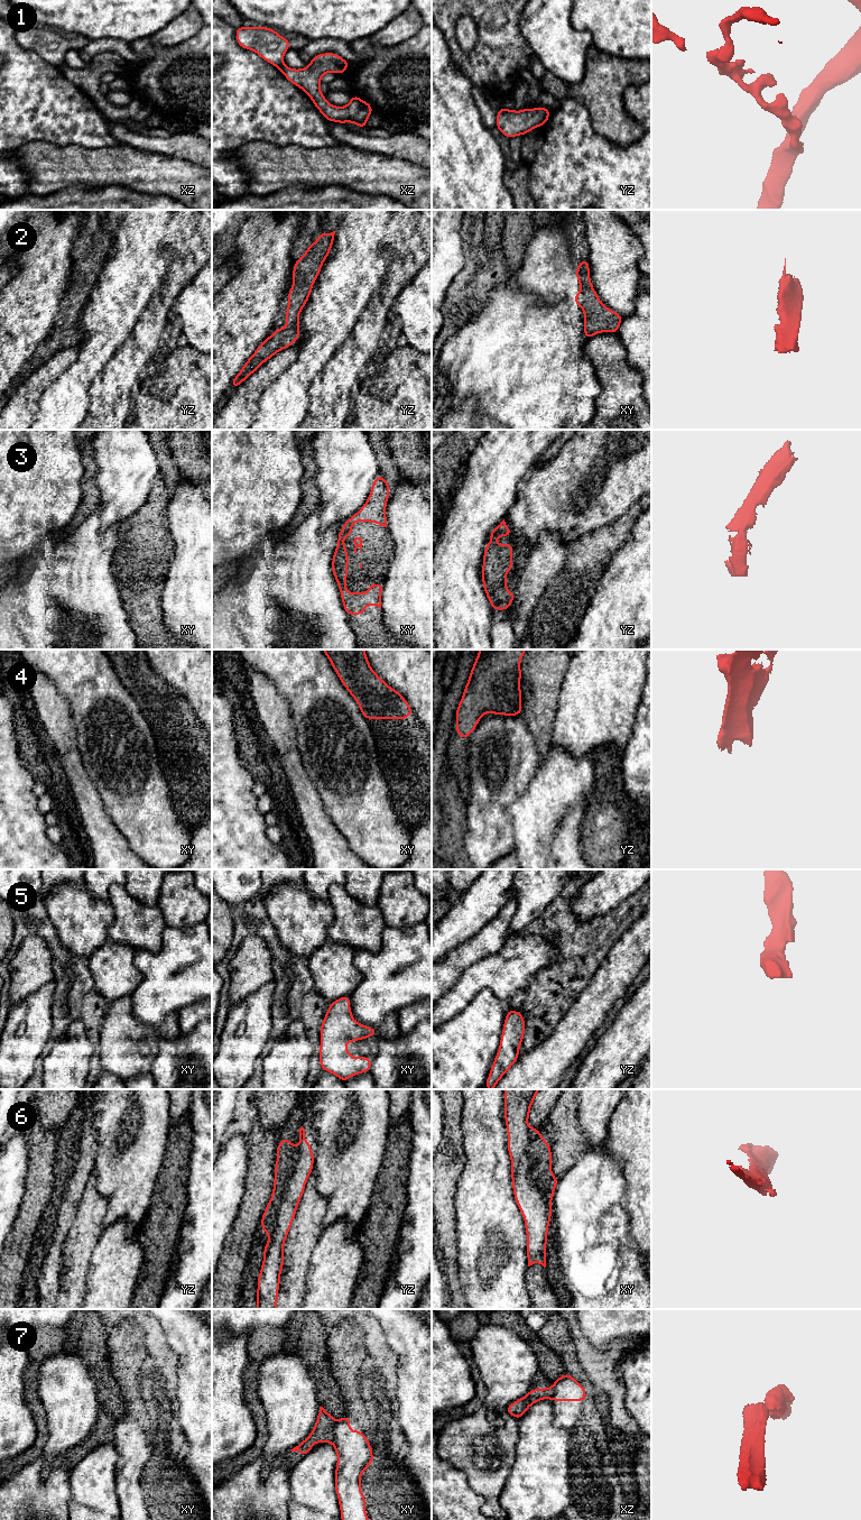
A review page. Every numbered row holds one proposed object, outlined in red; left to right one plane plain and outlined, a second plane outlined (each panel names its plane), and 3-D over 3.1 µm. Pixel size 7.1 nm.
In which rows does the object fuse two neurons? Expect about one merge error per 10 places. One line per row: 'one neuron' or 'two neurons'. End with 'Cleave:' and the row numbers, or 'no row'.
1: one neuron
2: one neuron
3: one neuron
4: one neuron
5: one neuron
6: one neuron
7: two neurons
Cleave: 7

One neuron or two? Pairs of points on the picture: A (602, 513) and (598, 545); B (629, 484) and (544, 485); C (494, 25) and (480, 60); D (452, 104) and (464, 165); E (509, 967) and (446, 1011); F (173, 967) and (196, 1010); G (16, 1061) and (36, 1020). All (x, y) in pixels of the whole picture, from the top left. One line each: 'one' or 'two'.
A: two
B: one
C: one
D: one
E: one
F: two
G: one

